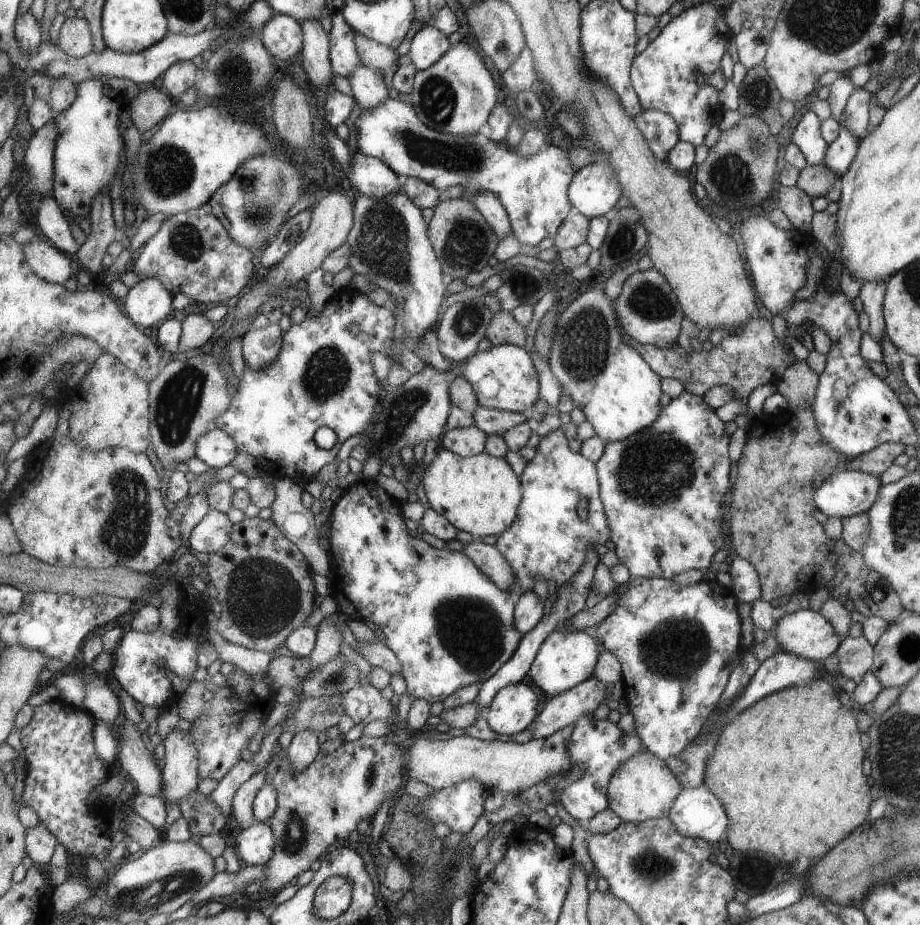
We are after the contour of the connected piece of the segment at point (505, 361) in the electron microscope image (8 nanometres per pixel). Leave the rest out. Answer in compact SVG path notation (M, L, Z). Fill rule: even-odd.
M510 343L492 345L483 352L474 351L458 363L458 368L460 369L460 376L471 386L478 407L511 413L526 413L537 398L537 384L539 384L537 382L537 372L533 368L533 362L531 362L529 354L523 350L523 347L517 347Z

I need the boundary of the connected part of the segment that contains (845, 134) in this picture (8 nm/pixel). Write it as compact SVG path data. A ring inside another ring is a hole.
M840 128L837 138L826 147L822 164L841 177L853 162L858 144L859 138L855 138L847 129Z

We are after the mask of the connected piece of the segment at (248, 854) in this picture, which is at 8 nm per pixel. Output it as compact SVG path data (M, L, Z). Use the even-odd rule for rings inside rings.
M255 822L251 827L240 828L233 838L233 849L239 863L265 865L274 854L275 837L270 826Z

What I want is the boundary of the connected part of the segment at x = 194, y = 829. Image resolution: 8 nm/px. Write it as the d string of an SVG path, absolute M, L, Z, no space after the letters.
M196 788L183 796L177 804L191 839L219 833L225 824L226 818L219 808L209 800L208 795L196 792Z

